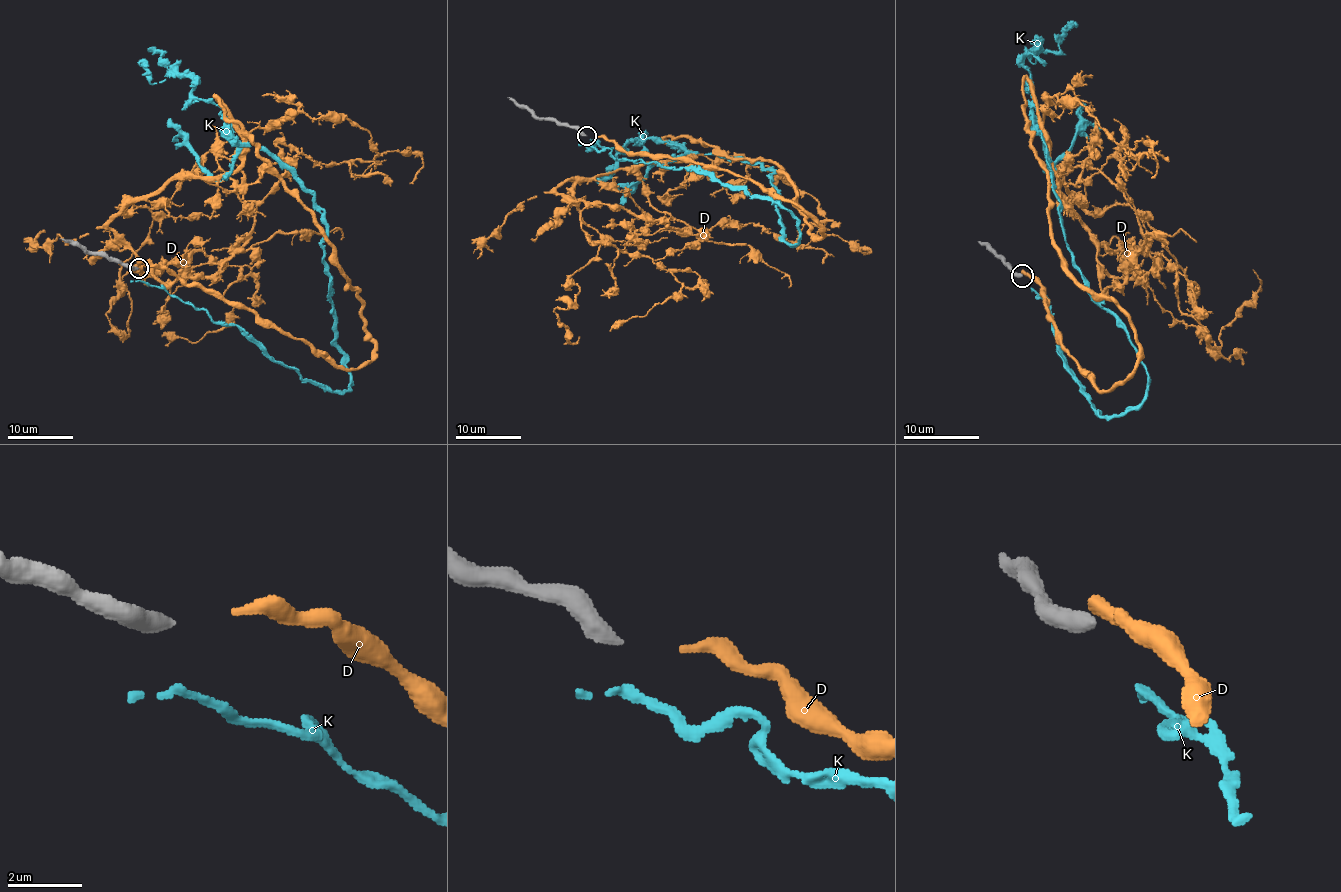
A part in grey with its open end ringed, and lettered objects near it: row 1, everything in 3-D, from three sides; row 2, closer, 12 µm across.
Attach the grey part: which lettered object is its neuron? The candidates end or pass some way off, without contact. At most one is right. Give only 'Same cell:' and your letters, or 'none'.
Same cell: D

